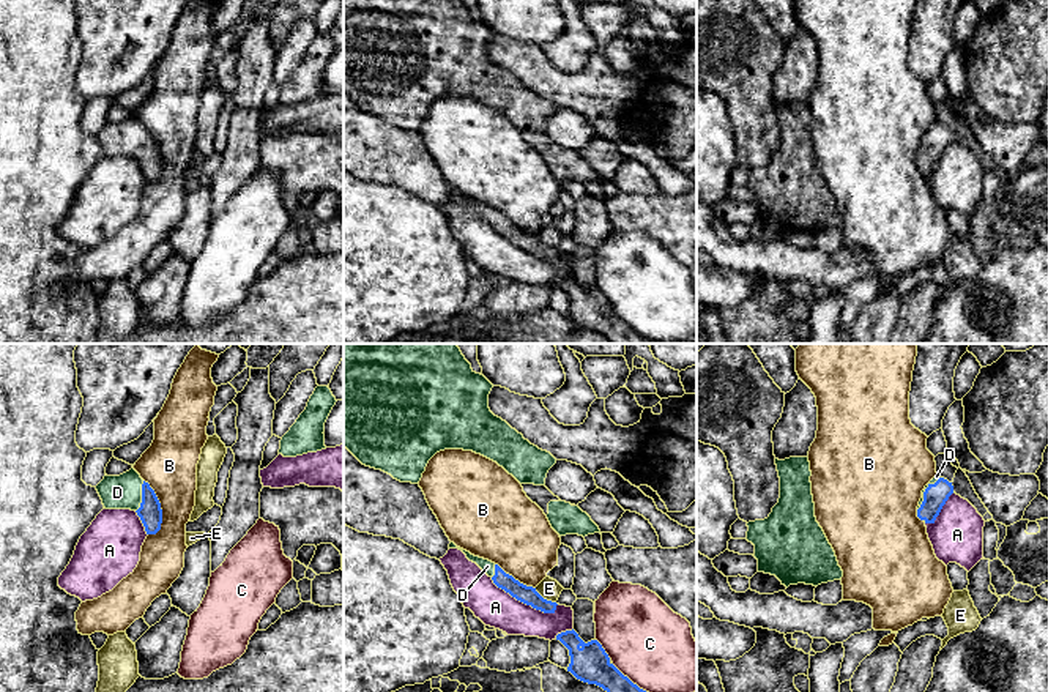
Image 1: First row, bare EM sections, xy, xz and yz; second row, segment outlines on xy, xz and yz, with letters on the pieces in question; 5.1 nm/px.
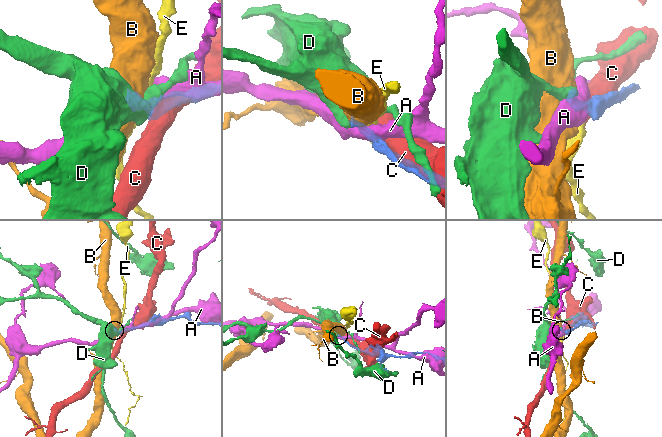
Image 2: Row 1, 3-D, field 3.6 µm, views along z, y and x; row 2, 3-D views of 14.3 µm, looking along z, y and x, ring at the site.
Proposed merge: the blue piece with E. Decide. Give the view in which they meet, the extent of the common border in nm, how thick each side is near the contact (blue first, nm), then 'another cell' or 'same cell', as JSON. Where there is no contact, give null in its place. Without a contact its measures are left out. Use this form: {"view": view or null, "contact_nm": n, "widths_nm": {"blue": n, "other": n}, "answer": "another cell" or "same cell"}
{"view": "xz", "contact_nm": 130, "widths_nm": {"blue": 90, "other": 110}, "answer": "another cell"}

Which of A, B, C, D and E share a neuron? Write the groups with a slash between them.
A / B / C / D / E

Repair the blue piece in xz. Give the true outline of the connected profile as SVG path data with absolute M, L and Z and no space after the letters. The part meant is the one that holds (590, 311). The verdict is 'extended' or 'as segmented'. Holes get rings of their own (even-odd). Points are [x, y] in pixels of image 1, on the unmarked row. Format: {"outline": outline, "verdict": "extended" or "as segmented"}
{"outline": "M574 276L558 281L556 287L569 296L567 318L577 326L602 334L610 344L656 344L624 323L597 287L585 290Z", "verdict": "as segmented"}

